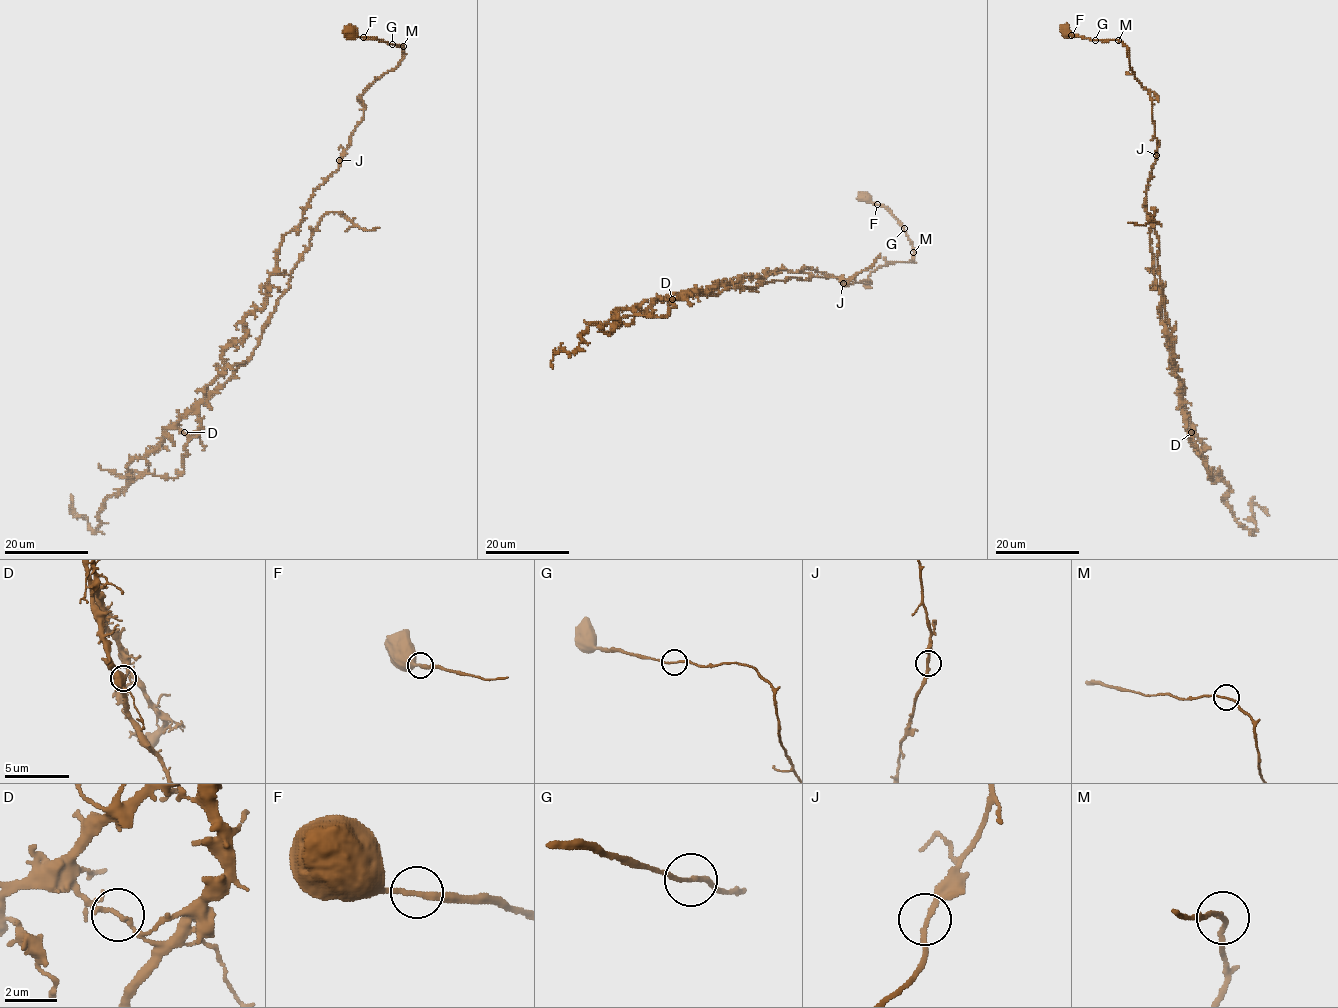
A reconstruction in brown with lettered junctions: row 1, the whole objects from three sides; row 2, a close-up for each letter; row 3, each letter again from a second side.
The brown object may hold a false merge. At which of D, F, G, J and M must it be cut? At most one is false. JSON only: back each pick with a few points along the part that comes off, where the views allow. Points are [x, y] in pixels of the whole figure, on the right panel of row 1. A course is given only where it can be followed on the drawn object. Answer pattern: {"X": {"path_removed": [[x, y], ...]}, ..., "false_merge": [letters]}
{"D": {"path_removed": [[1191, 433], [1160, 285], [1153, 208], [1154, 214], [1145, 225], [1127, 223]]}, "false_merge": ["D"]}

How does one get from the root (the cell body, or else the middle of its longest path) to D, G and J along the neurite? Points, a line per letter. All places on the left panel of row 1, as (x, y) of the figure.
D: (260, 309), (244, 318), (246, 333), (222, 355), (226, 368), (206, 387), (205, 396), (177, 423), (183, 432)
G: (260, 309), (281, 239), (338, 168), (363, 117), (363, 93), (404, 55), (402, 46), (392, 44)
J: (260, 309), (282, 237), (300, 224), (312, 192), (338, 168), (339, 160)

